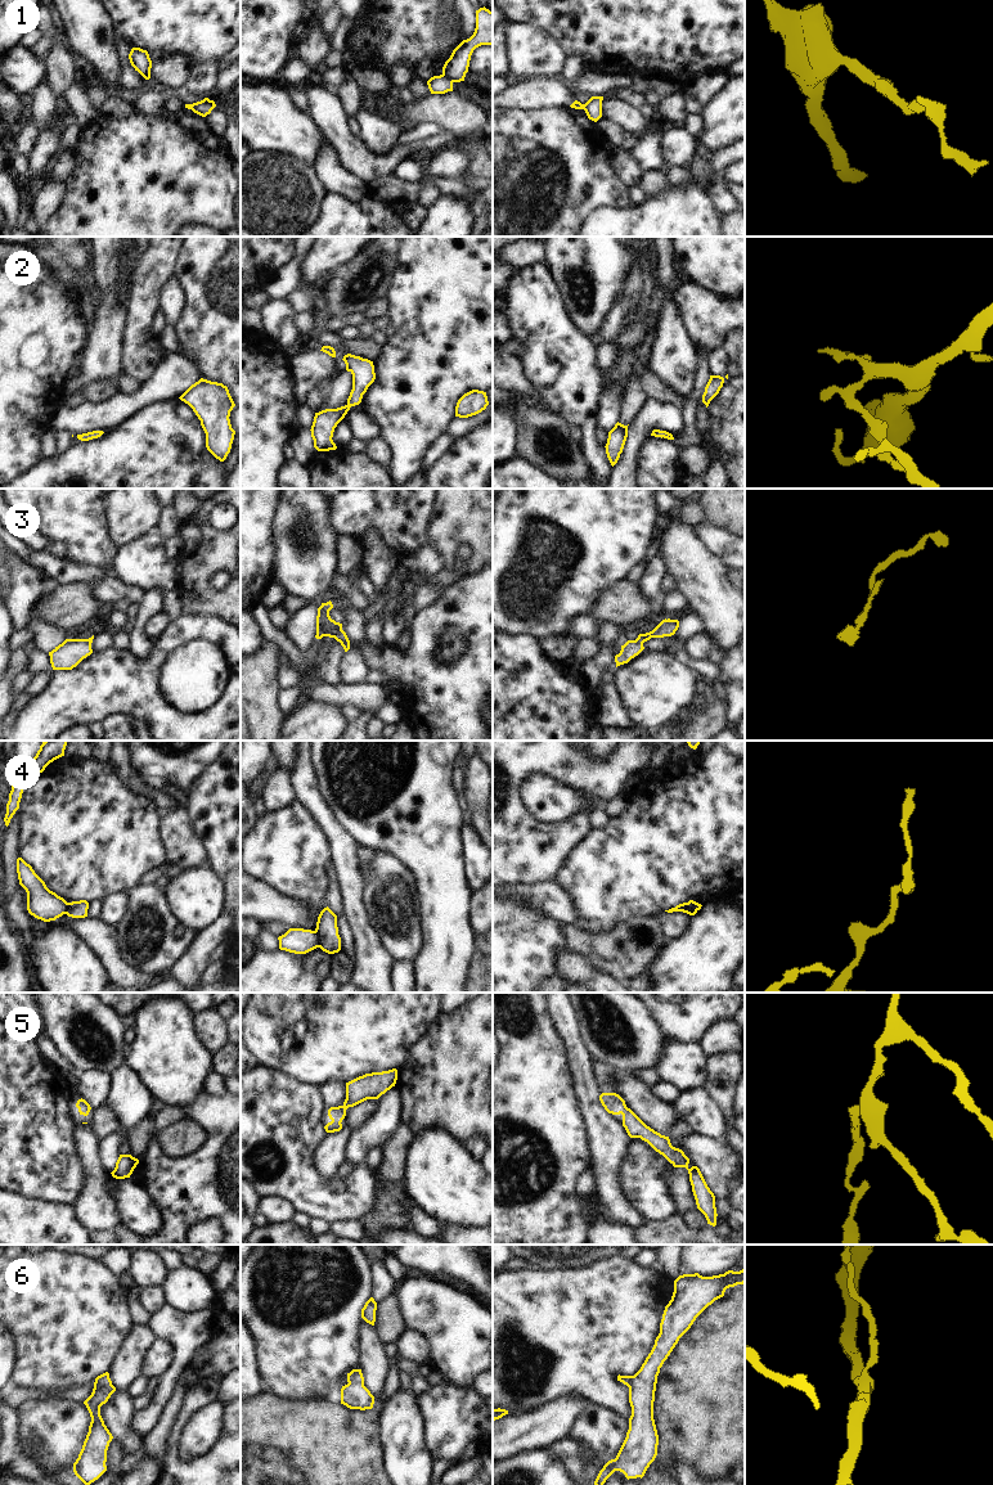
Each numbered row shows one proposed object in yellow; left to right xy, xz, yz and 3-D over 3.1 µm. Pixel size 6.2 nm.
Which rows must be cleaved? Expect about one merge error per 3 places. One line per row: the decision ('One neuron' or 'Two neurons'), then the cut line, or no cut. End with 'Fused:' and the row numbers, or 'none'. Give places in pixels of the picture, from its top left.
1: Two neurons. Split along xz (443, 73), (453, 81)
2: One neuron. No split
3: One neuron. No split
4: Two neurons. Split along xz (314, 931), (319, 946)
5: One neuron. No split
6: One neuron. No split
Fused: 1, 4

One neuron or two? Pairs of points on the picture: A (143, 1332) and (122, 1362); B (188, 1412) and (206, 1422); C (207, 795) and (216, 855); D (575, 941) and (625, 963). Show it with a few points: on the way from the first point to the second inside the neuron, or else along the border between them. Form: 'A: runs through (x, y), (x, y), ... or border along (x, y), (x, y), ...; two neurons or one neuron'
A: runs through (138, 1340), (130, 1354); one neuron
B: border along (215, 1399), (194, 1412), (178, 1441); two neurons
C: runs through (216, 810), (216, 840); one neuron
D: runs through (588, 941), (597, 941), (612, 952); one neuron

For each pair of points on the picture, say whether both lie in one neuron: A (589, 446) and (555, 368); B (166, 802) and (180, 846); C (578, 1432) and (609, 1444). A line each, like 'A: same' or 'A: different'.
A: same
B: different
C: same

